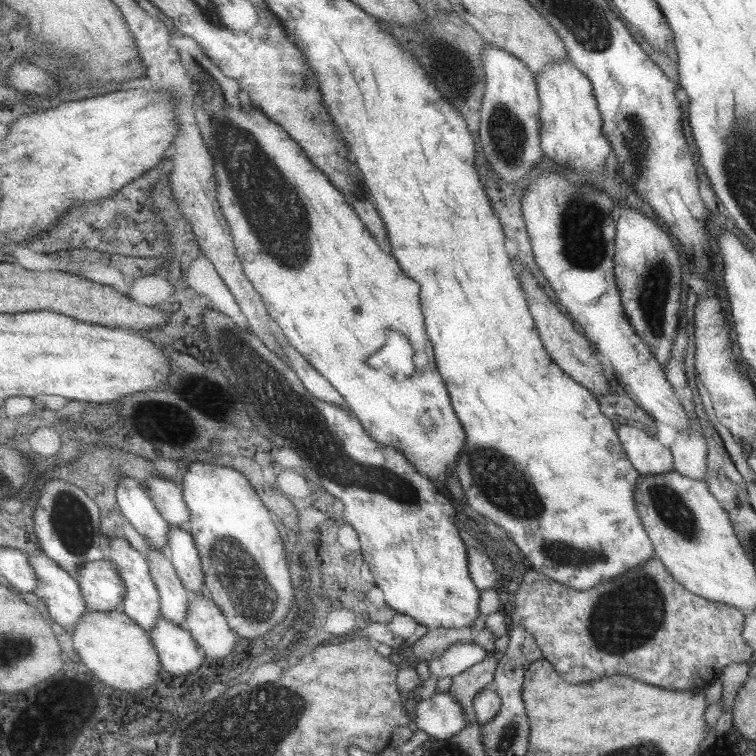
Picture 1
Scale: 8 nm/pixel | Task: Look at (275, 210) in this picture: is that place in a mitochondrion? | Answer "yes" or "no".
yes

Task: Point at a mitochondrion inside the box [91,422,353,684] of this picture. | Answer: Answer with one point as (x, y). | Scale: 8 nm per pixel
(234, 564)

